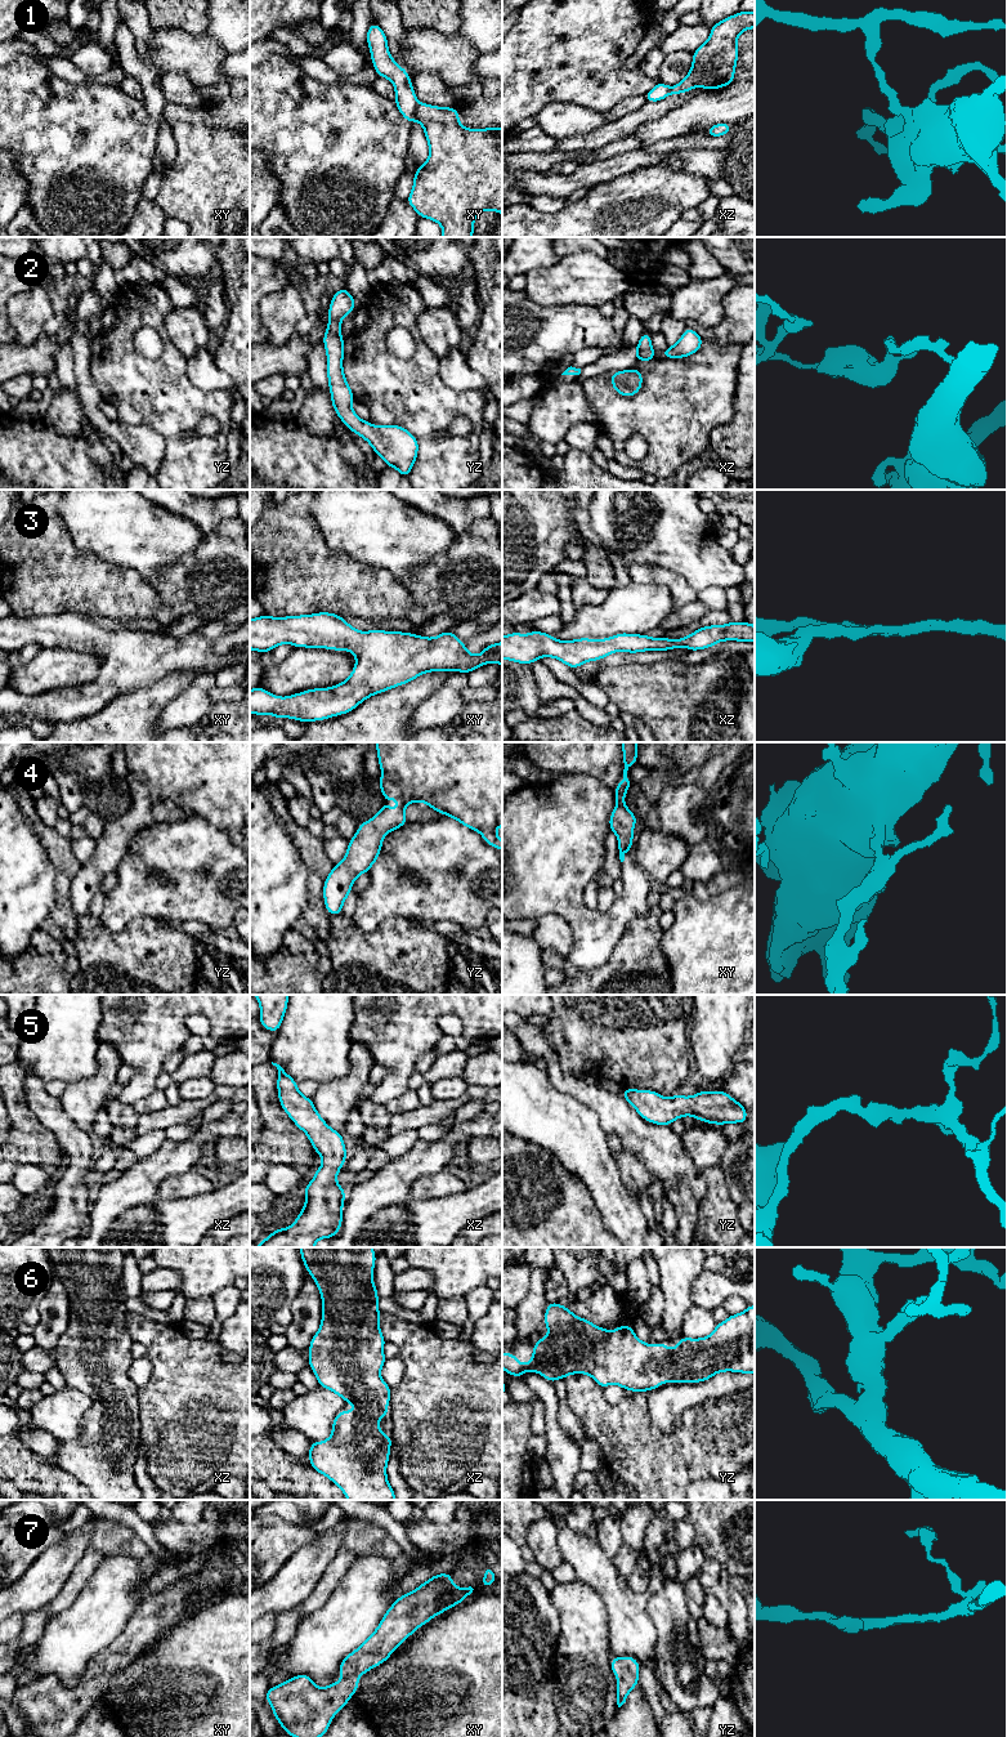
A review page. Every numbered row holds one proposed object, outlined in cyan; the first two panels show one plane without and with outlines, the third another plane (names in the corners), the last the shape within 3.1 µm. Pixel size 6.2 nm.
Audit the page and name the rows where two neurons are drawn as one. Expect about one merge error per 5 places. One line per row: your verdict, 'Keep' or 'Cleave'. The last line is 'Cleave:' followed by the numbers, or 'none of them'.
1: Cleave
2: Keep
3: Keep
4: Keep
5: Keep
6: Keep
7: Keep
Cleave: 1

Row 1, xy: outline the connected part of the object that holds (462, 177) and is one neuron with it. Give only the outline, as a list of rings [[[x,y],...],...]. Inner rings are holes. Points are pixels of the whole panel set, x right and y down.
[[[419,104],[416,119],[424,128],[429,144],[429,158],[413,177],[411,195],[406,198],[420,218],[429,218],[442,226],[442,237],[473,237],[474,219],[484,210],[502,215],[502,128],[467,129],[460,125],[455,107]]]

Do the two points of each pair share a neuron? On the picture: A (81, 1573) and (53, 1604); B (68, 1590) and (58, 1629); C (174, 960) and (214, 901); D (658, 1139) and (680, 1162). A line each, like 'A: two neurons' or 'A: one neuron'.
A: one neuron
B: two neurons
C: two neurons
D: one neuron

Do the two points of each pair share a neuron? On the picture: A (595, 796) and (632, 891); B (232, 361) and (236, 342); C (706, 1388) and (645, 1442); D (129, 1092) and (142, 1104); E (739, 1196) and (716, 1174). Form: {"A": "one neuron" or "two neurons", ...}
{"A": "one neuron", "B": "one neuron", "C": "two neurons", "D": "two neurons", "E": "two neurons"}

